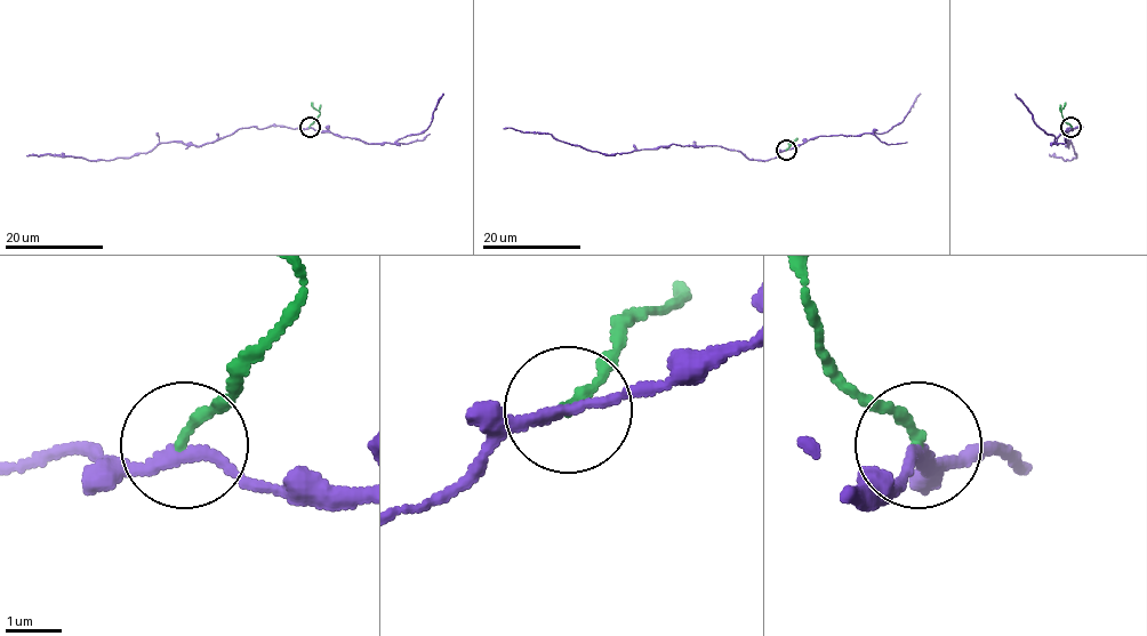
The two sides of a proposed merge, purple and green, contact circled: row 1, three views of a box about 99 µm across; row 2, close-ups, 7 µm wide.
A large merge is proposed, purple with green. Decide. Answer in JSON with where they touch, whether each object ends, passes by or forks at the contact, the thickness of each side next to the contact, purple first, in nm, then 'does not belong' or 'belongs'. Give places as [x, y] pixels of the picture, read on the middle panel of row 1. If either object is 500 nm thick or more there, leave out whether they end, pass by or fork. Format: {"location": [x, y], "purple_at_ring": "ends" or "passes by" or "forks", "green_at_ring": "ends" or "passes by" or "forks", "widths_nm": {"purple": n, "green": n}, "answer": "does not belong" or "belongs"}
{"location": [786, 150], "purple_at_ring": "passes by", "green_at_ring": "ends", "widths_nm": {"purple": 190, "green": 200}, "answer": "does not belong"}

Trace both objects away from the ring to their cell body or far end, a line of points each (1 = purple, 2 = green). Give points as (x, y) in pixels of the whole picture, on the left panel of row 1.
1: (309, 127), (240, 128), (199, 146), (179, 142), (159, 143), (147, 152), (111, 160), (43, 153), (26, 157)
2: (309, 127), (320, 113), (311, 102)

